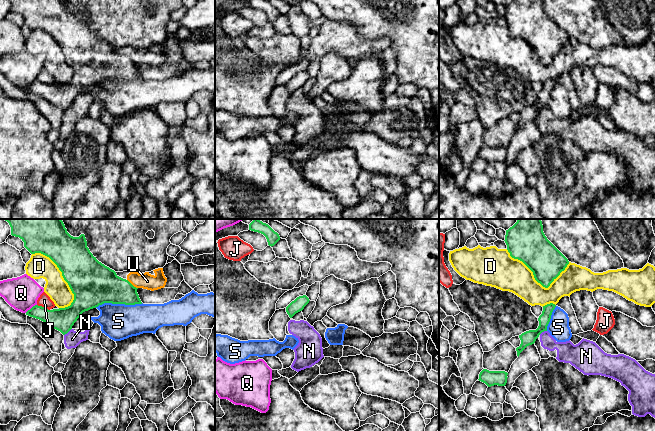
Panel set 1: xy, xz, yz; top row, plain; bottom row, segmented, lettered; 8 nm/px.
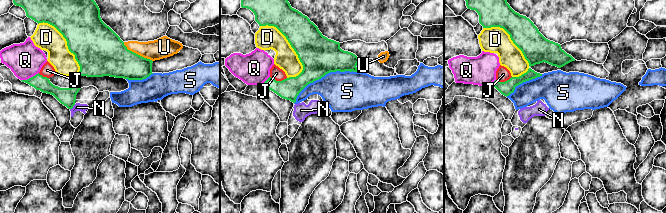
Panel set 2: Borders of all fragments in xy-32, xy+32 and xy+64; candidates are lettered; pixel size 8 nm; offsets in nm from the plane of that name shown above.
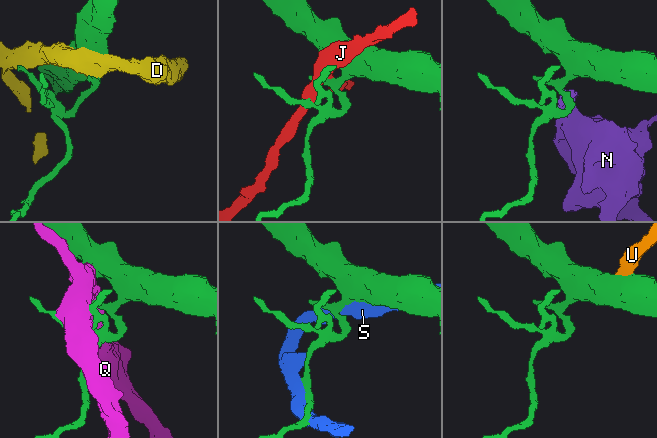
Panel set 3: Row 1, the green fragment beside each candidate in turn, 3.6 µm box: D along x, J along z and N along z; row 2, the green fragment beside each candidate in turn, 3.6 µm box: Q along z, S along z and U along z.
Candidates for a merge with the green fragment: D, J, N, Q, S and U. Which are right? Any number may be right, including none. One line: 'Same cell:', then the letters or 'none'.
Same cell: none

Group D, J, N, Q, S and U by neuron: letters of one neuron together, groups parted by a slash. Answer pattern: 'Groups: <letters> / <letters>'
Groups: D / J / N / Q / S / U

